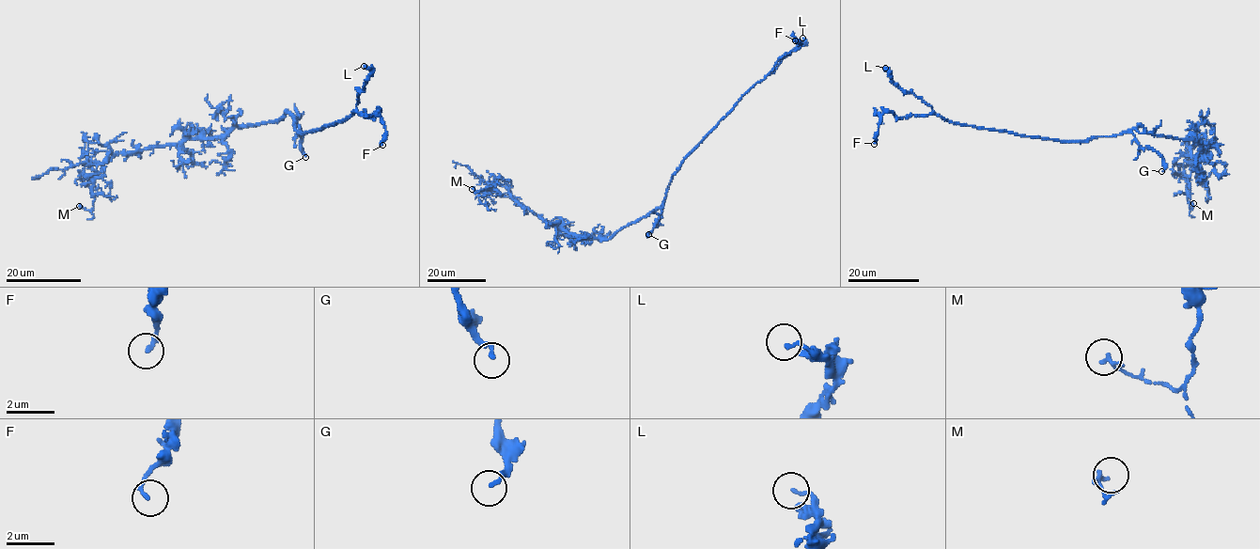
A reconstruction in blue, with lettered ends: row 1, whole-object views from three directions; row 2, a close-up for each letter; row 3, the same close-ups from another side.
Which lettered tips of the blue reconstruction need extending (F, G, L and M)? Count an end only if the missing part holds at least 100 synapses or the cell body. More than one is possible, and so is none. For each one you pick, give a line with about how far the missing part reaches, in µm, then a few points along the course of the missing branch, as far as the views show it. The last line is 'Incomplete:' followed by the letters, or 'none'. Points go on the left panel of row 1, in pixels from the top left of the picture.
Incomplete: none

